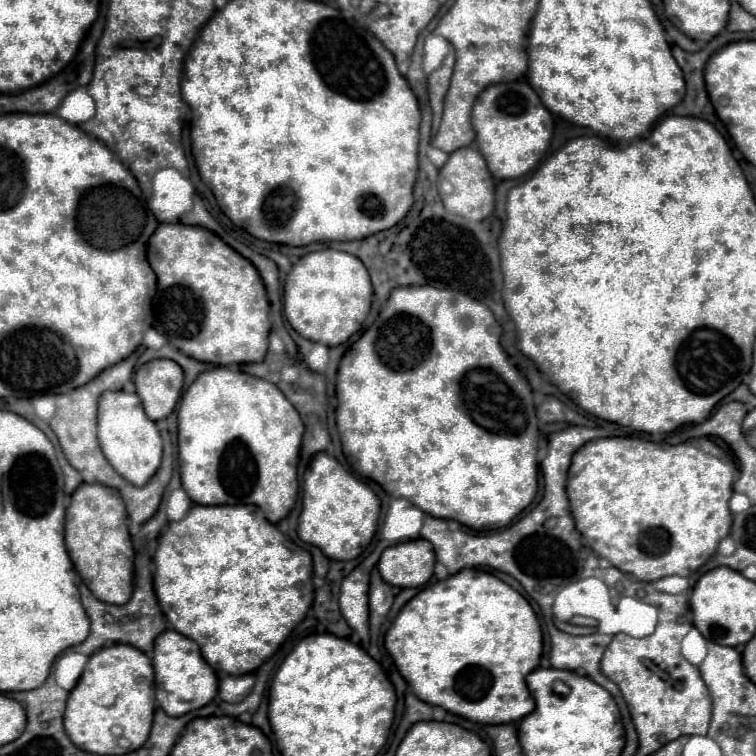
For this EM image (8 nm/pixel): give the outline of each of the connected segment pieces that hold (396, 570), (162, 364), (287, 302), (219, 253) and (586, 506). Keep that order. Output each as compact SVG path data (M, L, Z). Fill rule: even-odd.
M425 539L387 547L379 559L379 573L393 587L421 587L433 575L435 553Z
M153 359L135 373L137 393L147 417L165 419L177 405L183 389L183 369L171 359Z
M321 249L303 255L289 271L283 287L283 311L289 325L301 337L335 347L361 329L371 307L371 297L369 273L355 255Z
M161 223L151 235L147 259L157 275L157 293L153 299L153 325L173 347L197 361L215 365L257 363L265 359L267 337L271 329L269 299L257 269L245 257L241 257L215 233L203 227L183 223Z
M636 435L609 437L589 441L583 445L575 455L573 455L573 465L569 467L569 481L567 481L567 495L571 503L571 513L575 519L575 527L581 533L581 541L585 547L593 549L599 557L605 557L611 561L613 567L617 567L623 573L629 573L641 581L655 581L667 575L691 575L697 571L701 565L707 563L707 559L717 551L717 545L721 539L729 535L731 529L731 511L729 511L729 497L733 493L731 485L735 479L735 461L721 449L717 447L711 439L689 439L681 445L667 445L667 443L653 443Z

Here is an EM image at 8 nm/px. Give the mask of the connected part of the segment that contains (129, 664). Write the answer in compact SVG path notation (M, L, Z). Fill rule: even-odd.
M111 645L95 651L87 667L69 693L67 709L65 709L65 733L71 741L87 751L97 755L123 755L127 751L139 749L151 731L155 711L155 693L153 693L153 665L151 659L131 647L131 645ZM115 729L121 729L121 737L125 737L131 747L123 749L117 743Z

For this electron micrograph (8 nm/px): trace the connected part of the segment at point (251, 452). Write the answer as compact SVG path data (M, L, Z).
M227 367L203 371L181 397L177 431L181 481L193 503L257 505L271 523L279 523L283 517L287 517L299 493L297 461L303 437L303 421L277 385Z

